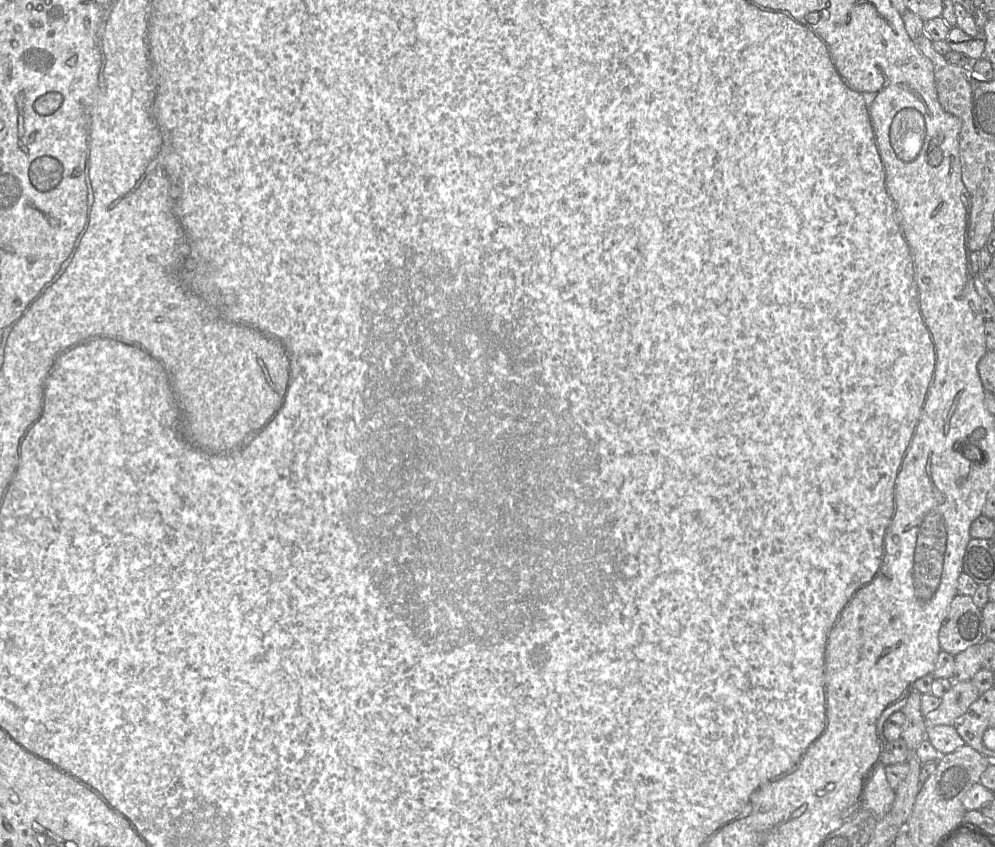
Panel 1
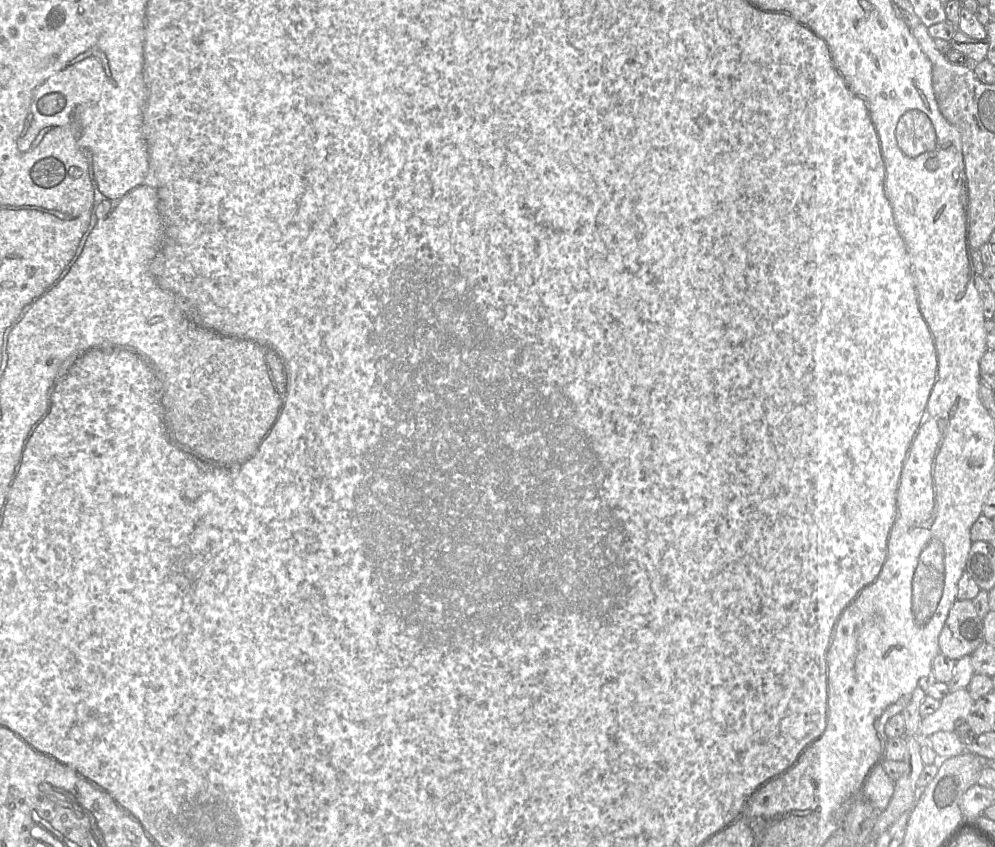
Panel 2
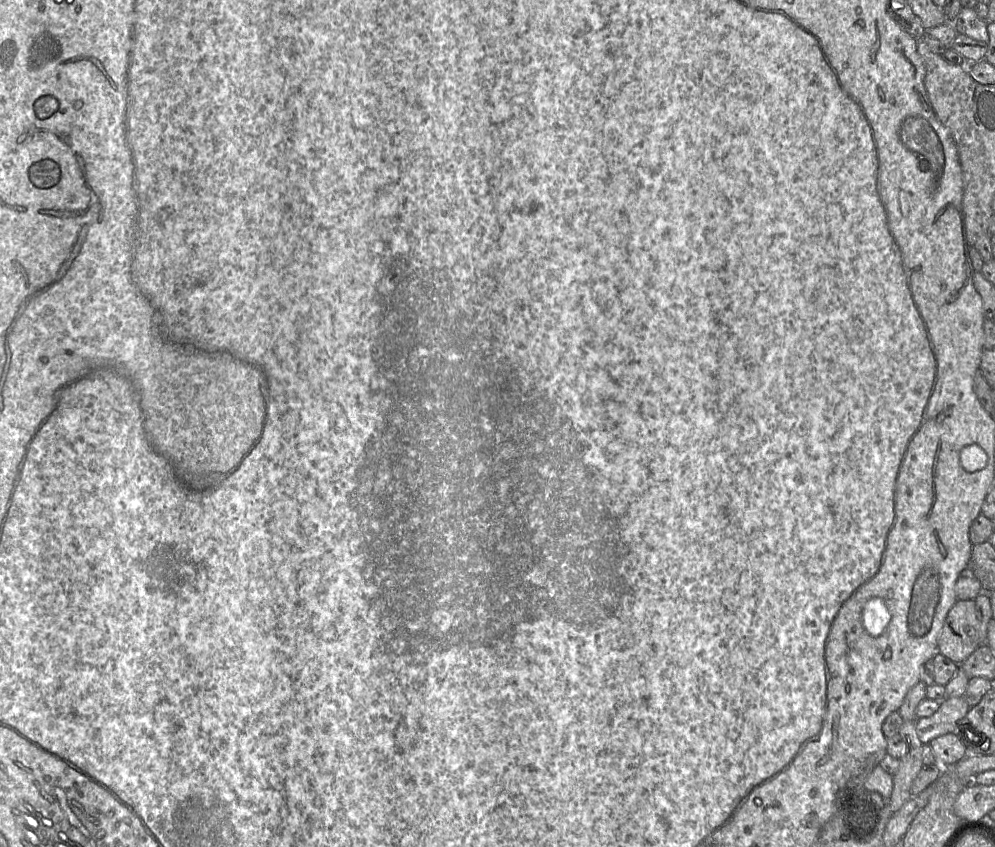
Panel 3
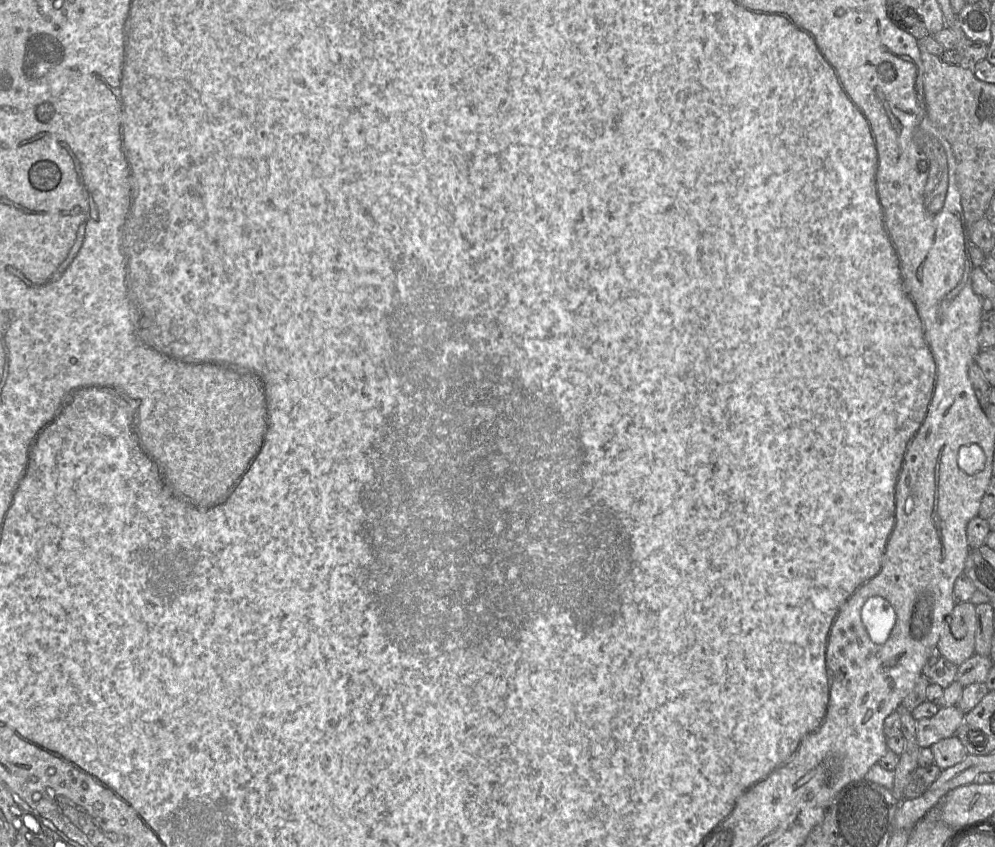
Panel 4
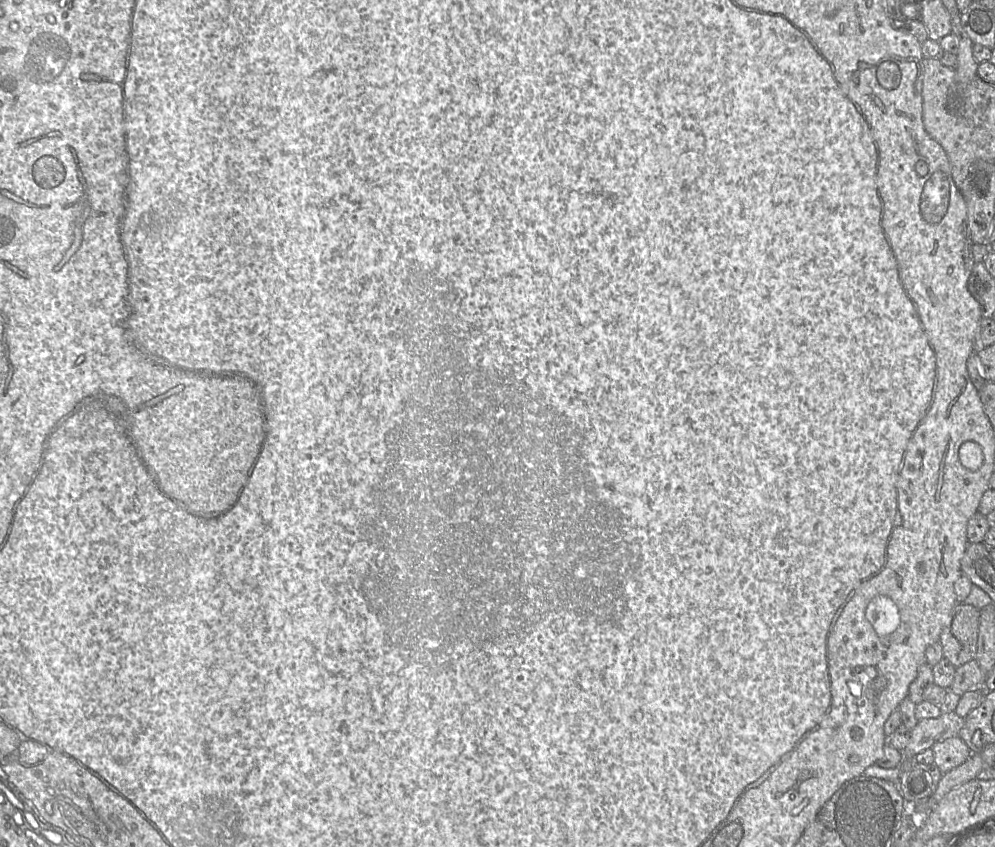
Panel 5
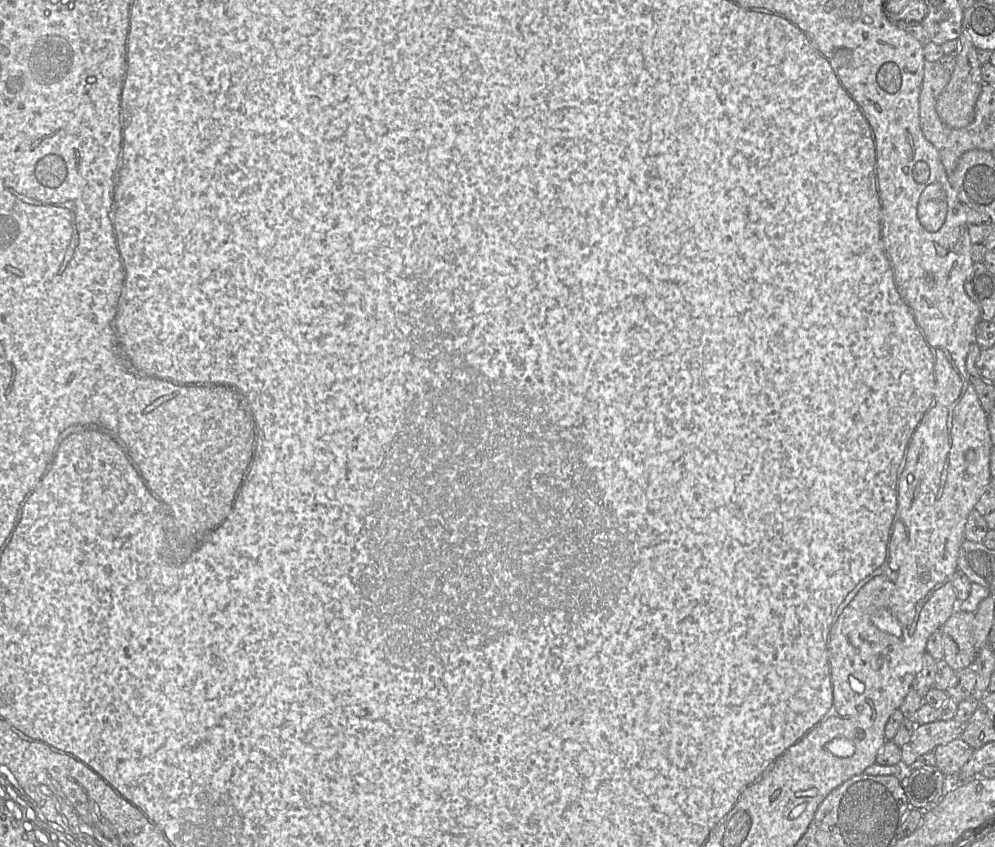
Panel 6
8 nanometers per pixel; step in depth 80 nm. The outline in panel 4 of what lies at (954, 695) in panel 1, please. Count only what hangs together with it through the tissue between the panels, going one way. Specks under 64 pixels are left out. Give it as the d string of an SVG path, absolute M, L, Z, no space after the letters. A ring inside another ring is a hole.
M957 706L940 707L931 718L923 718L916 722L917 742L920 748L952 737L964 720L964 713Z

